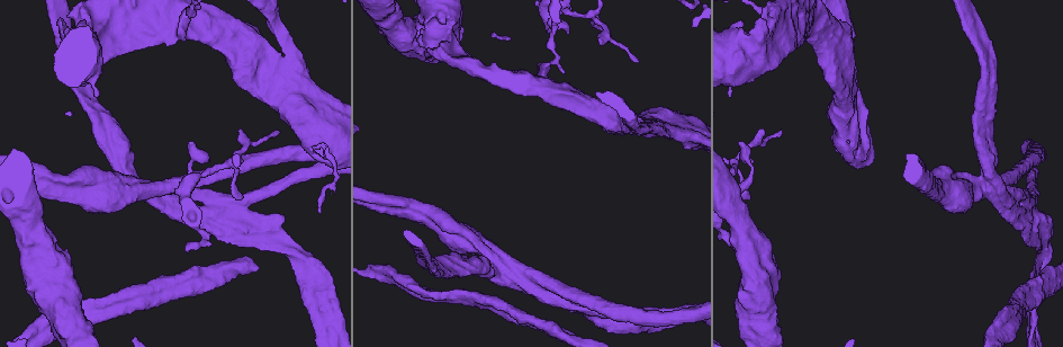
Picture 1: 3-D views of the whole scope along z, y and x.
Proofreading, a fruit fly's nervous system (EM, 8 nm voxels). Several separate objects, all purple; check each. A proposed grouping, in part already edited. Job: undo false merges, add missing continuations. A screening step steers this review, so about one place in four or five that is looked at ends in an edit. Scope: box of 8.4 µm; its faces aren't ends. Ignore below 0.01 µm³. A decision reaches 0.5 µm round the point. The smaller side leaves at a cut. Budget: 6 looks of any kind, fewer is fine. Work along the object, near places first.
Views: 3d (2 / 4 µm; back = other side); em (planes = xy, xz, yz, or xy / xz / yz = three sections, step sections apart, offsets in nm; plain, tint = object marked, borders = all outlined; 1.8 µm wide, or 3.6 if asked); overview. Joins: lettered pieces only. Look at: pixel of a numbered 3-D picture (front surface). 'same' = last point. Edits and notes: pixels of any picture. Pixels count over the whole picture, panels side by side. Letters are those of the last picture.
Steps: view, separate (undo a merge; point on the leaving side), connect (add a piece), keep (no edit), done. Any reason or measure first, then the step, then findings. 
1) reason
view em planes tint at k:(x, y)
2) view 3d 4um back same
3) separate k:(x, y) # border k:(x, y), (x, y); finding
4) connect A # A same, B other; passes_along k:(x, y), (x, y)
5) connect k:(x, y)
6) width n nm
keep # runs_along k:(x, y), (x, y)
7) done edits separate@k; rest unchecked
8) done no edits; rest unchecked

abrupt turn
view em 3.6um planes borders at 1:(768, 306)

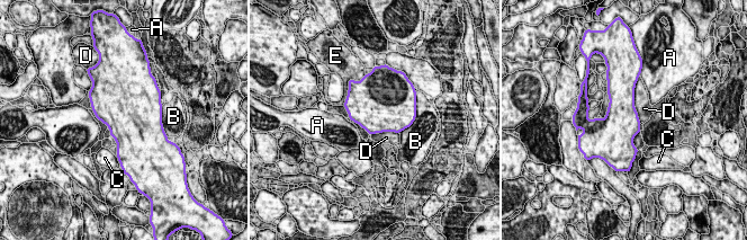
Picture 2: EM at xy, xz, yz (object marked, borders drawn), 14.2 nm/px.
keep # A other, B other, C other, D other, E other; continuous, no second cell

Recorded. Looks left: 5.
view 3d 2um at 1:(317, 151)

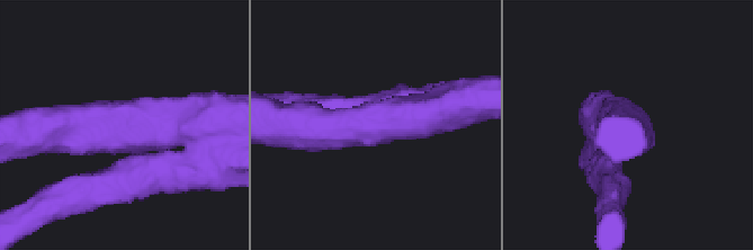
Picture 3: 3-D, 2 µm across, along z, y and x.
arms 3; arm_widths 260, 320, 360 nm; shape alone is not enough
view em xz step 8 tint at 3:(132, 124)

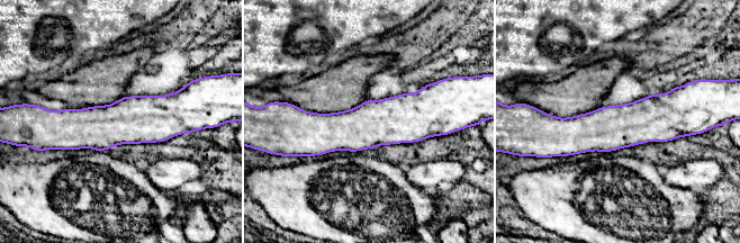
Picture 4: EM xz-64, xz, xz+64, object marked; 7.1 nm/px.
another direction
view em planes borders same

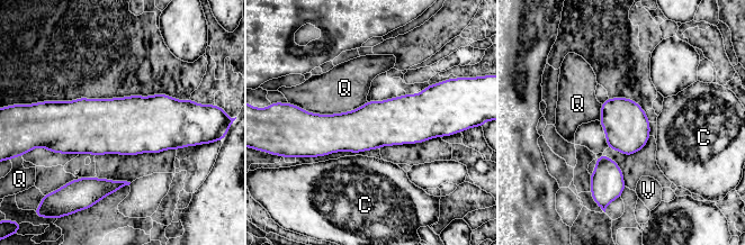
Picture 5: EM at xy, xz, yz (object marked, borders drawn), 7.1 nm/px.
keep # C other, Q other, V other; border 5:(367, 101), (331, 114), (296, 106); continuous, no second cell

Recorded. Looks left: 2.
free end
view 3d 2um at 1:(437, 276)

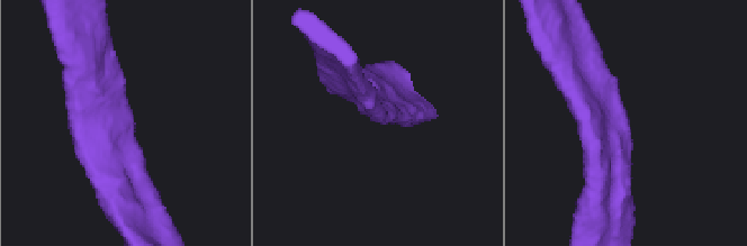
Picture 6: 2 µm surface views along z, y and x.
view em planes borders at 6:(384, 116)

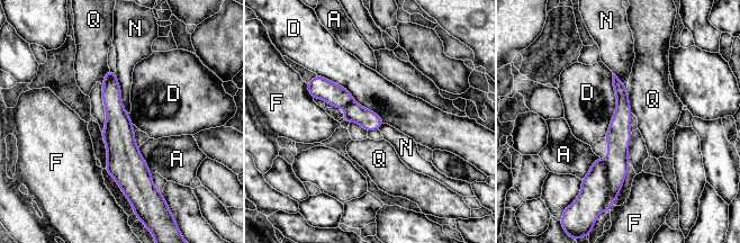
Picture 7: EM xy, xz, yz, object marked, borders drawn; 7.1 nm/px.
width 140 nm
keep # A other, D other, F other, N other, Q other; runs_along 7:(108, 74), (131, 189); no lettered piece goes on from it

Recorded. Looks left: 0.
done no edits; rest unchecked

